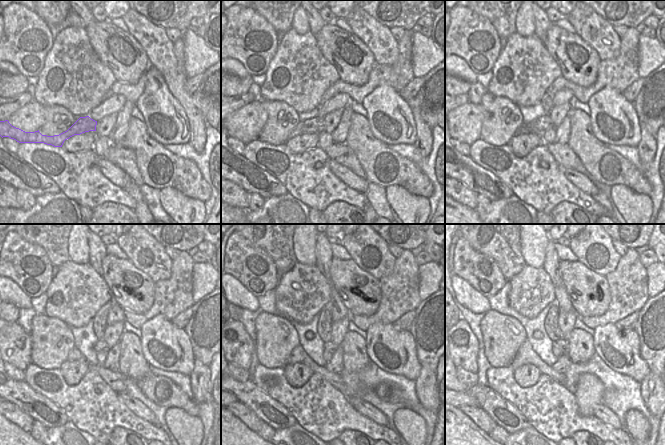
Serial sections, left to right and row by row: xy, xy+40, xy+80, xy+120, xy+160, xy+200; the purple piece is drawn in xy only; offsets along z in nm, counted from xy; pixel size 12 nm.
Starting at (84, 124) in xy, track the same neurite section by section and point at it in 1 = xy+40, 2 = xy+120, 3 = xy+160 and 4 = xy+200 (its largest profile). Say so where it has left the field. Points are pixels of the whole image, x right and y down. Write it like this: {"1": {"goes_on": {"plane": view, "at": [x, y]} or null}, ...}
{"1": {"goes_on": {"plane": "xy+40", "at": [316, 125]}}, "2": {"goes_on": {"plane": "xy+120", "at": [101, 345]}}, "3": {"goes_on": {"plane": "xy+160", "at": [328, 345]}}, "4": {"goes_on": {"plane": "xy+200", "at": [563, 344]}}}

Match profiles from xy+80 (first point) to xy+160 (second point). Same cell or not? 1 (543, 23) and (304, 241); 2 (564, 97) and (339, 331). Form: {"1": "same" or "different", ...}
{"1": "different", "2": "different"}

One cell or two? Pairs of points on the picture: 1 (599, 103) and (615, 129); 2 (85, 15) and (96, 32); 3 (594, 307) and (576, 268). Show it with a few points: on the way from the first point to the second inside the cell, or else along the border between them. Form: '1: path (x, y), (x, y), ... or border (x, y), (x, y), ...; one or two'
1: path (605, 109), (615, 123); one
2: border (95, 21), (84, 27); two
3: path (586, 297), (586, 289), (577, 278); one

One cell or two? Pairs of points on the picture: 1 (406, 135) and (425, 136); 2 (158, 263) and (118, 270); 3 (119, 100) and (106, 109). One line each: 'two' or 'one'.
1: two
2: two
3: one

